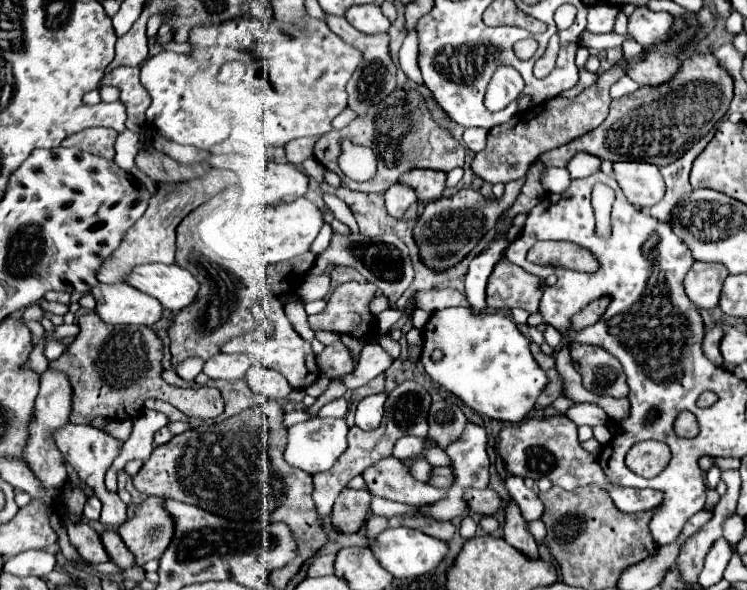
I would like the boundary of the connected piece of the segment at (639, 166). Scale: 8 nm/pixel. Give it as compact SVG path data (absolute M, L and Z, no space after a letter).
M615 162L613 176L627 200L637 208L657 204L665 194L665 182L657 166L647 162Z

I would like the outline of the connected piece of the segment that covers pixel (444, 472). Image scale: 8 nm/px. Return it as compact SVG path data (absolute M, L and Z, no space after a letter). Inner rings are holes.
M435 468L435 474L429 484L433 484L435 488L447 488L447 486L451 486L451 478L453 478L453 474L449 468Z

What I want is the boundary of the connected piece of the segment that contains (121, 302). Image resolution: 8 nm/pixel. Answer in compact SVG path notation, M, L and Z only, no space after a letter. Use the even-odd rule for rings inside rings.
M97 284L91 294L97 300L95 312L107 324L153 326L165 310L157 298L129 284Z

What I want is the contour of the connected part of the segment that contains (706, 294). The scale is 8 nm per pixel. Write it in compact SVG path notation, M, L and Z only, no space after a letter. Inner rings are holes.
M695 262L695 266L685 276L685 292L697 308L715 308L719 304L723 278L727 276L729 272L723 264Z

